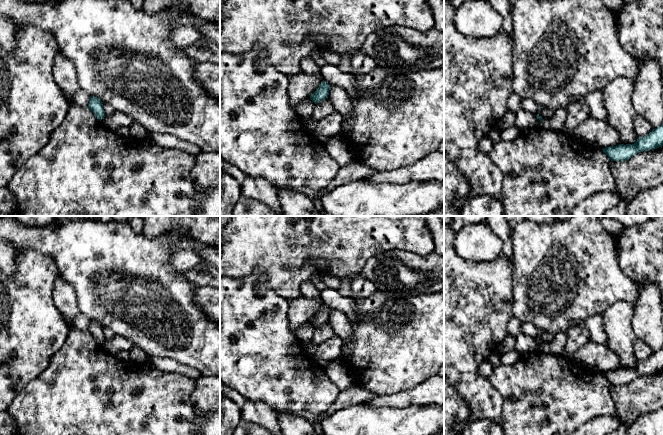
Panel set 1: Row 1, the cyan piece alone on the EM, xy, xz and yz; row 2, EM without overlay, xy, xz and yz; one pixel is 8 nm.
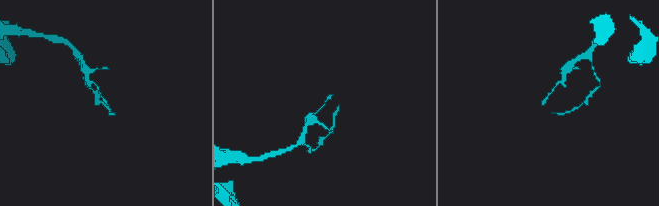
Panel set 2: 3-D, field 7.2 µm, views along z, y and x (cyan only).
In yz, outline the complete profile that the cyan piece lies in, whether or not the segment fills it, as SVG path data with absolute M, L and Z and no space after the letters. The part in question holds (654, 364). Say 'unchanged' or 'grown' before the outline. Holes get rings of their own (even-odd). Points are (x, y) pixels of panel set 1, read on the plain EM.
unchanged | M663 348L653 353L648 359L638 361L634 368L619 368L602 372L611 385L626 385L643 375L654 374L663 370Z

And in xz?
unchanged | M323 304L319 312L311 319L310 324L312 324L315 328L321 326L328 321L329 314L330 309Z

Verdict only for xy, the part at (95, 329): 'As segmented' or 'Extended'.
As segmented

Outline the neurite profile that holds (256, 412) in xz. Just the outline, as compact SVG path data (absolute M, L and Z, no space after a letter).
M246 399L241 408L241 420L256 423L268 429L274 435L282 435L276 411L262 402Z

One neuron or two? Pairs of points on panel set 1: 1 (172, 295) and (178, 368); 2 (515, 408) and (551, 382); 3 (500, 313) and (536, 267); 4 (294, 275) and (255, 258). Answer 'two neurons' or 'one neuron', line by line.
1: two neurons
2: one neuron
3: two neurons
4: one neuron

